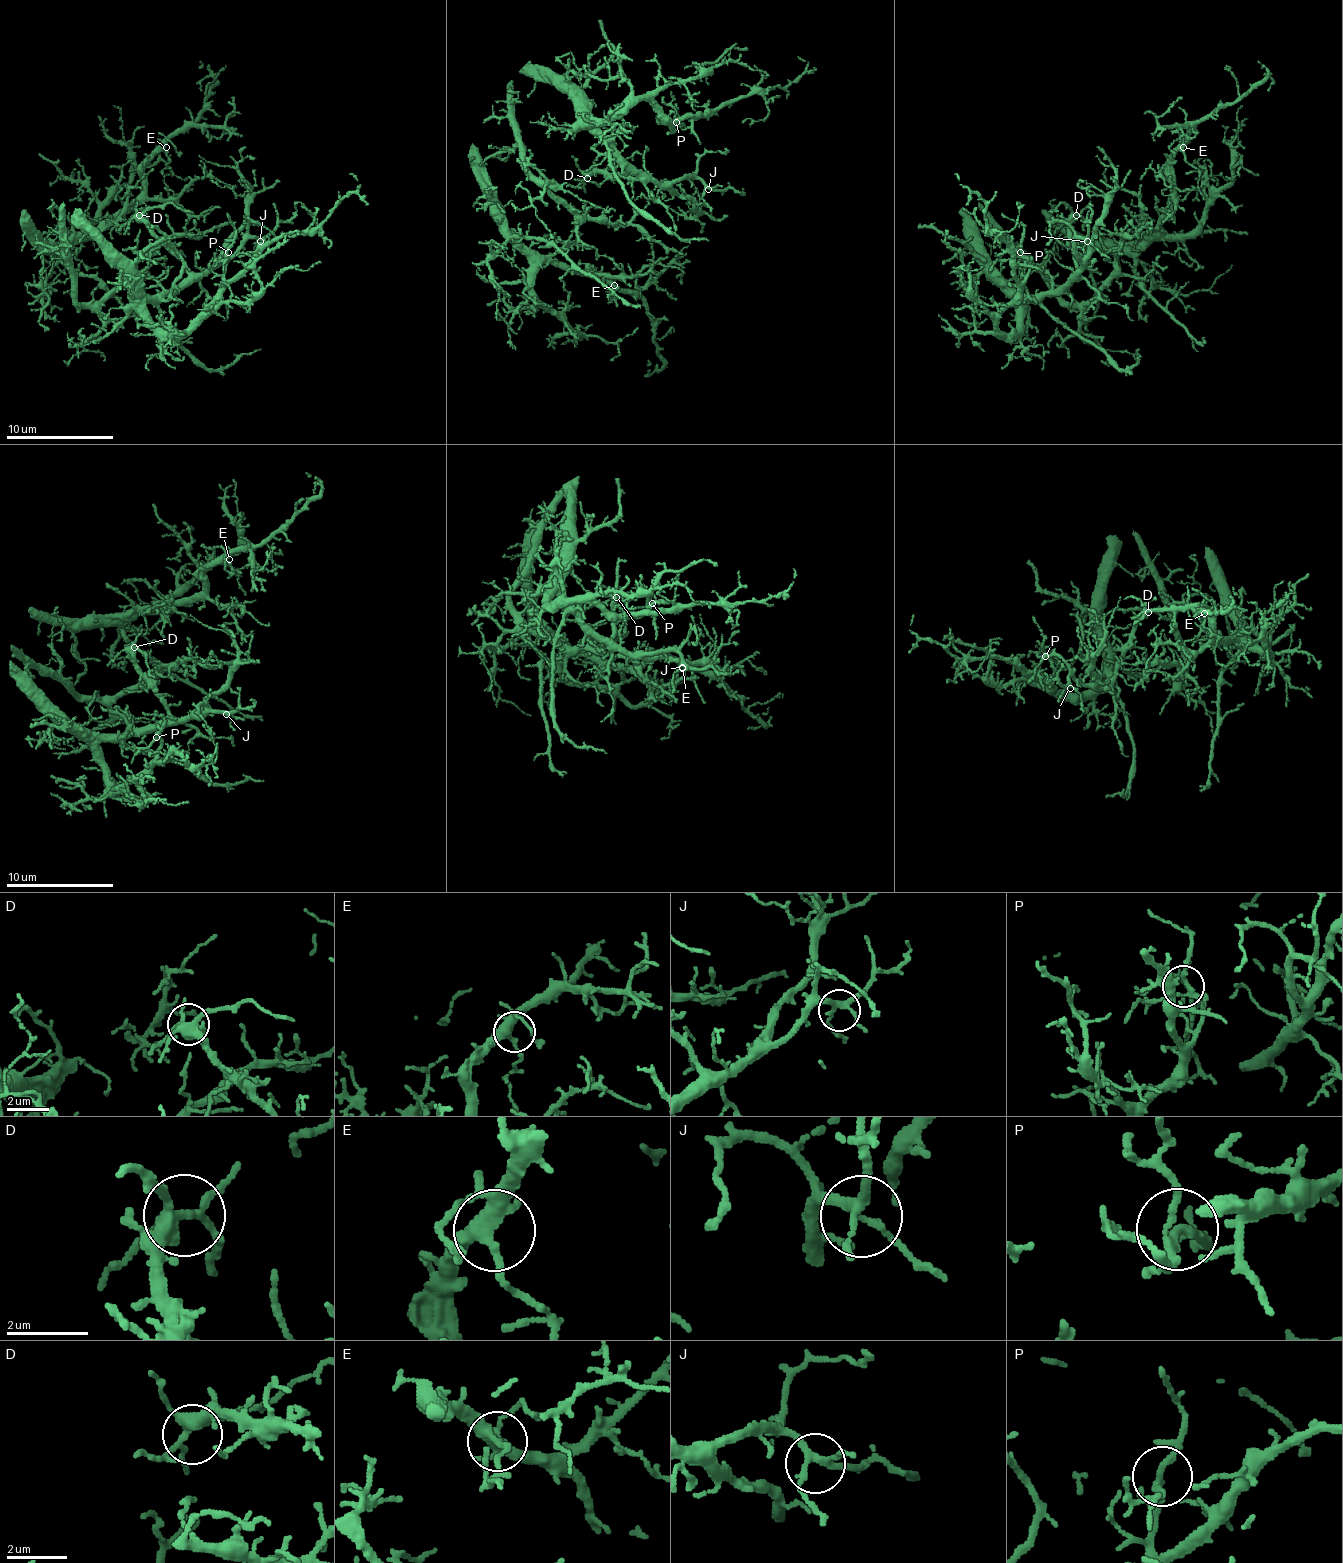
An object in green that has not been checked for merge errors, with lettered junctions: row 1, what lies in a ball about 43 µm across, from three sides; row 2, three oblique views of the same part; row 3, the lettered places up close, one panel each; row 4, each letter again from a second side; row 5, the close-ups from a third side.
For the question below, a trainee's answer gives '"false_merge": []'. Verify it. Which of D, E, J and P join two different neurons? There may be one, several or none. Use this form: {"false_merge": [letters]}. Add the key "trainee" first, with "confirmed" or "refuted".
{"trainee": "confirmed", "false_merge": []}

